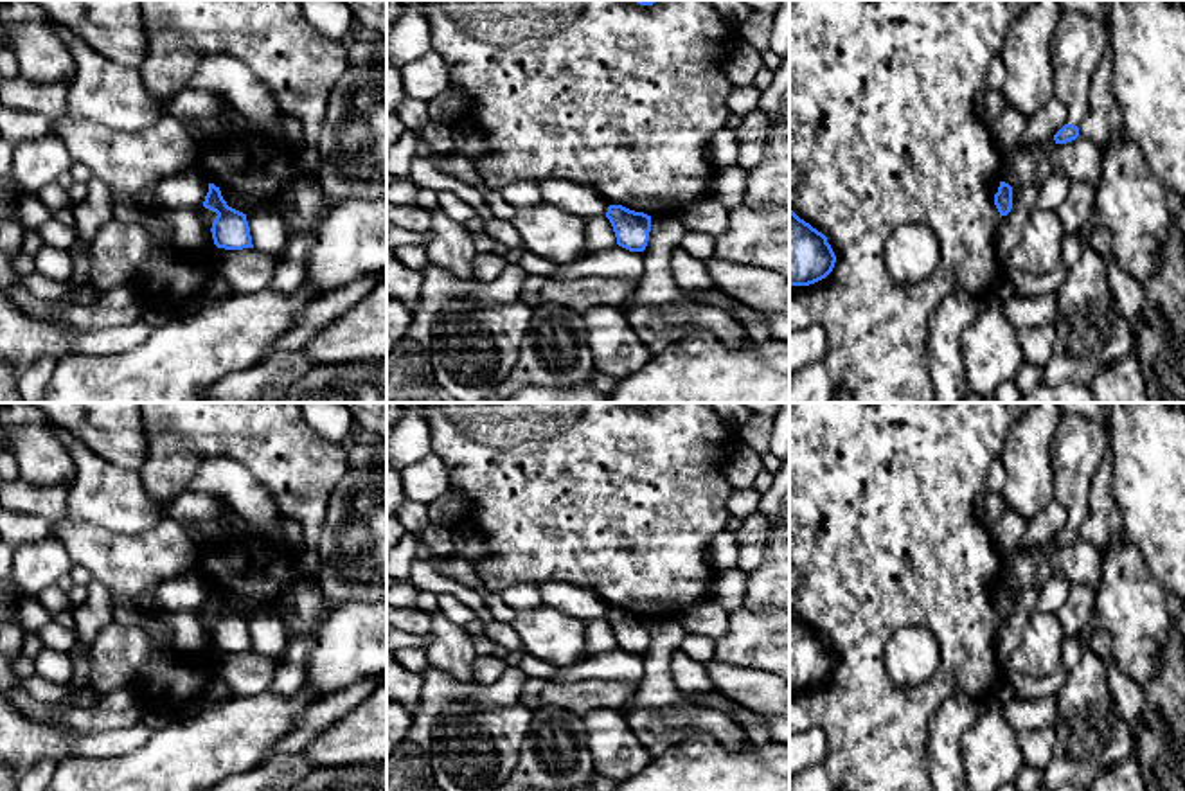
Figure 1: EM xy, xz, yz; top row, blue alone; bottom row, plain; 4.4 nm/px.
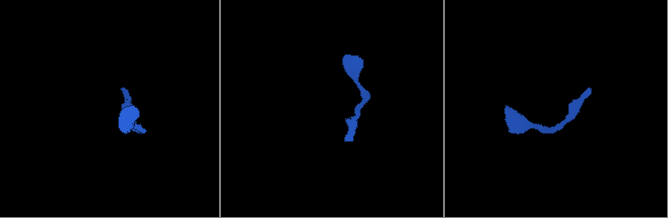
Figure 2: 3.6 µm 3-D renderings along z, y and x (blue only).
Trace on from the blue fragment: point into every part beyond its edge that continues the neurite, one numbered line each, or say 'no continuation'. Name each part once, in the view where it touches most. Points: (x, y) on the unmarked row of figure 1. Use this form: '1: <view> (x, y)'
1: yz (1079, 444)

